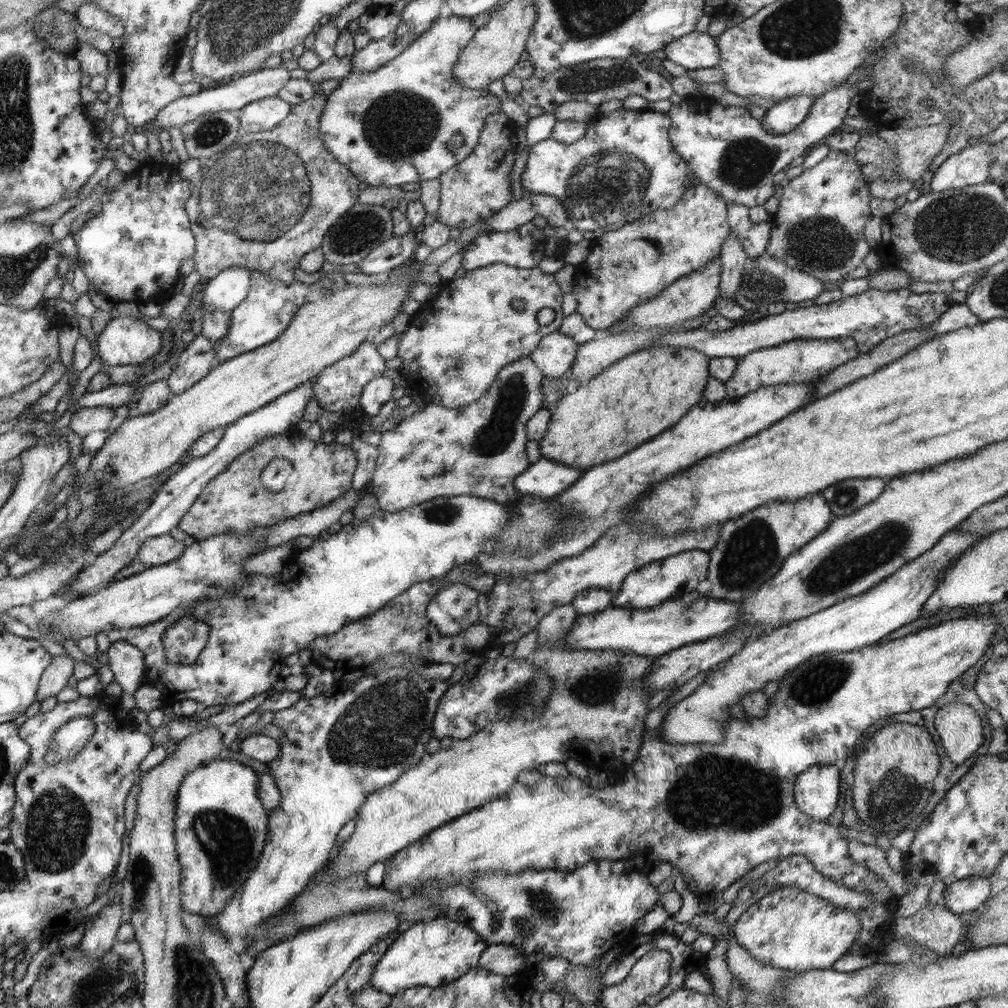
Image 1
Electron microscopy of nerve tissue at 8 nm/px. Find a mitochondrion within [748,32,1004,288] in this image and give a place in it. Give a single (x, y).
(906, 76)

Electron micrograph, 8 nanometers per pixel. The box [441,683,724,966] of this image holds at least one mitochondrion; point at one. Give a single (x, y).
(548, 909)

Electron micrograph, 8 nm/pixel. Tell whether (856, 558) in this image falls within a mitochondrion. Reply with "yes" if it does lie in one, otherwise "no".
yes

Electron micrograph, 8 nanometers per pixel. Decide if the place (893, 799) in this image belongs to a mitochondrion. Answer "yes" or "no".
yes

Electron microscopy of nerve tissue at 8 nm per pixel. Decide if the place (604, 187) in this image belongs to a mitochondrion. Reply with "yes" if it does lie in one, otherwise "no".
yes

